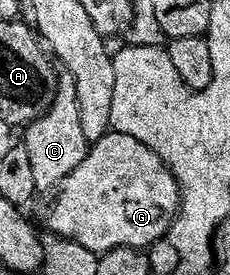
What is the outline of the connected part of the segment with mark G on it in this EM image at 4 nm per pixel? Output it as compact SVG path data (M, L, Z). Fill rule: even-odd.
M115 131L106 134L89 148L84 161L62 182L54 197L47 230L97 255L116 248L146 249L163 240L169 234L181 204L178 182L162 159L136 138Z

